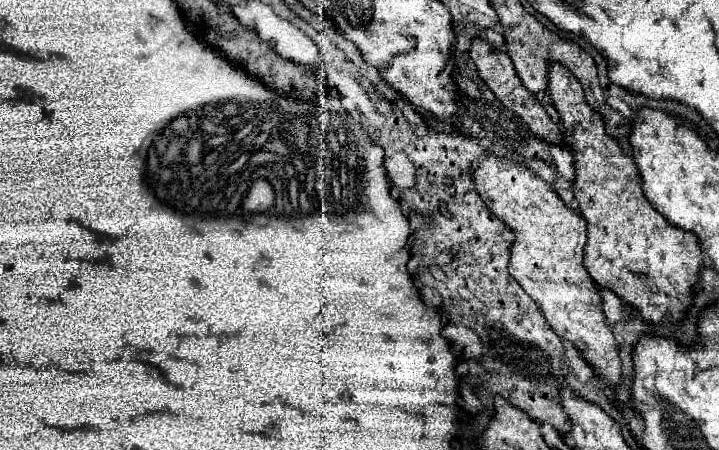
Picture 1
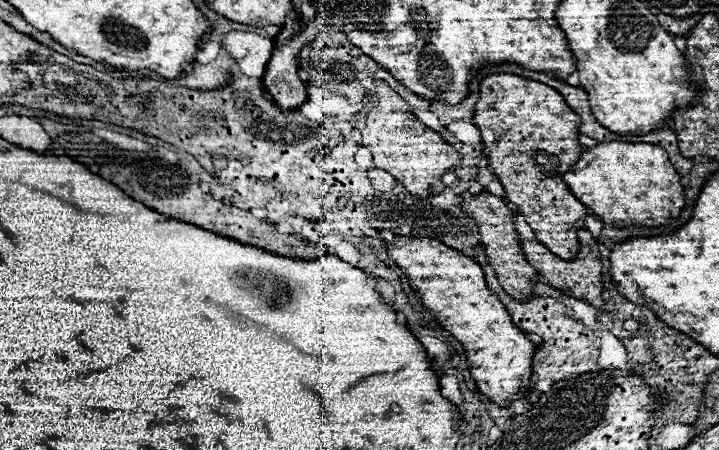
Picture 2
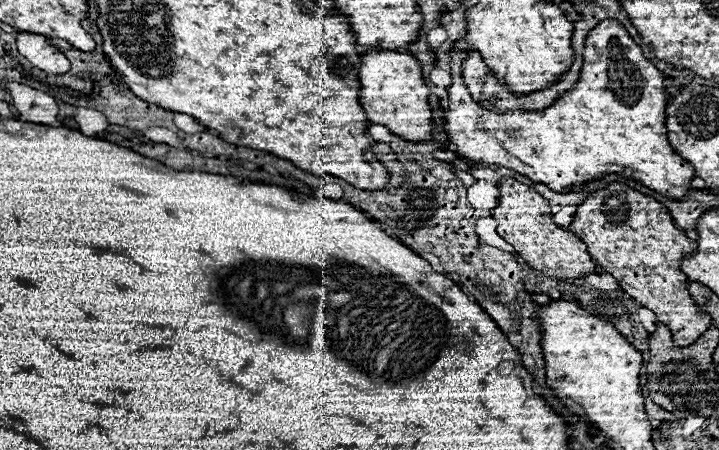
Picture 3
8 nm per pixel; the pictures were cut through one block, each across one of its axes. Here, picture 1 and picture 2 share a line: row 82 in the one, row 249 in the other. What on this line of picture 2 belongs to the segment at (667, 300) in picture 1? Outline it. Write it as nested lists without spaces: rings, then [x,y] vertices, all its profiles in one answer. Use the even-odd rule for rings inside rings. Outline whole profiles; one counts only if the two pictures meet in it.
[[[494,74],[480,82],[474,124],[488,150],[490,168],[502,182],[508,200],[518,206],[518,212],[532,226],[536,238],[558,258],[576,258],[580,250],[576,234],[584,230],[588,208],[564,186],[560,174],[566,174],[584,150],[578,142],[580,116],[550,86],[514,74]]]

